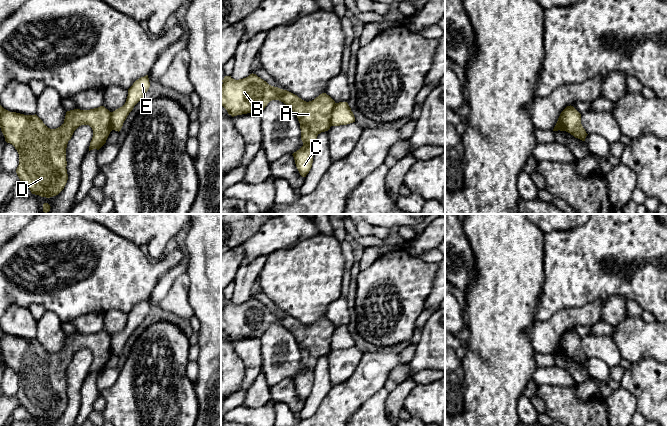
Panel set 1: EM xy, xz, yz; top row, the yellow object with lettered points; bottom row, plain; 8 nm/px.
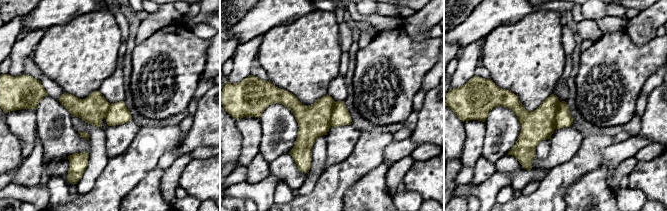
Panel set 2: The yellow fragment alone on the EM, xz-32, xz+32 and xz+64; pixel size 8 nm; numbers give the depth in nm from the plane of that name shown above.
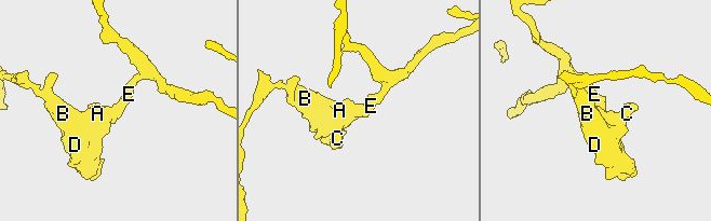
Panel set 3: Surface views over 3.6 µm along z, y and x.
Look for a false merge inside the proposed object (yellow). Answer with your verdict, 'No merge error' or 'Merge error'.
Merge error

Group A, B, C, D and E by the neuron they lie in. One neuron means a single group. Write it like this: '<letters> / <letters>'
A B C D / E

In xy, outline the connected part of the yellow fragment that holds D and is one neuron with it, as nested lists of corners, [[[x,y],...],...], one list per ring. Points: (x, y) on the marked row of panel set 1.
[[[0,105],[0,128],[7,143],[12,144],[19,154],[19,165],[16,173],[32,194],[50,198],[58,195],[65,187],[67,174],[66,148],[74,131],[81,125],[89,125],[93,130],[89,151],[99,150],[112,131],[111,112],[104,106],[90,110],[74,109],[66,112],[64,123],[56,128],[48,128],[35,115],[24,115],[10,112]]]

